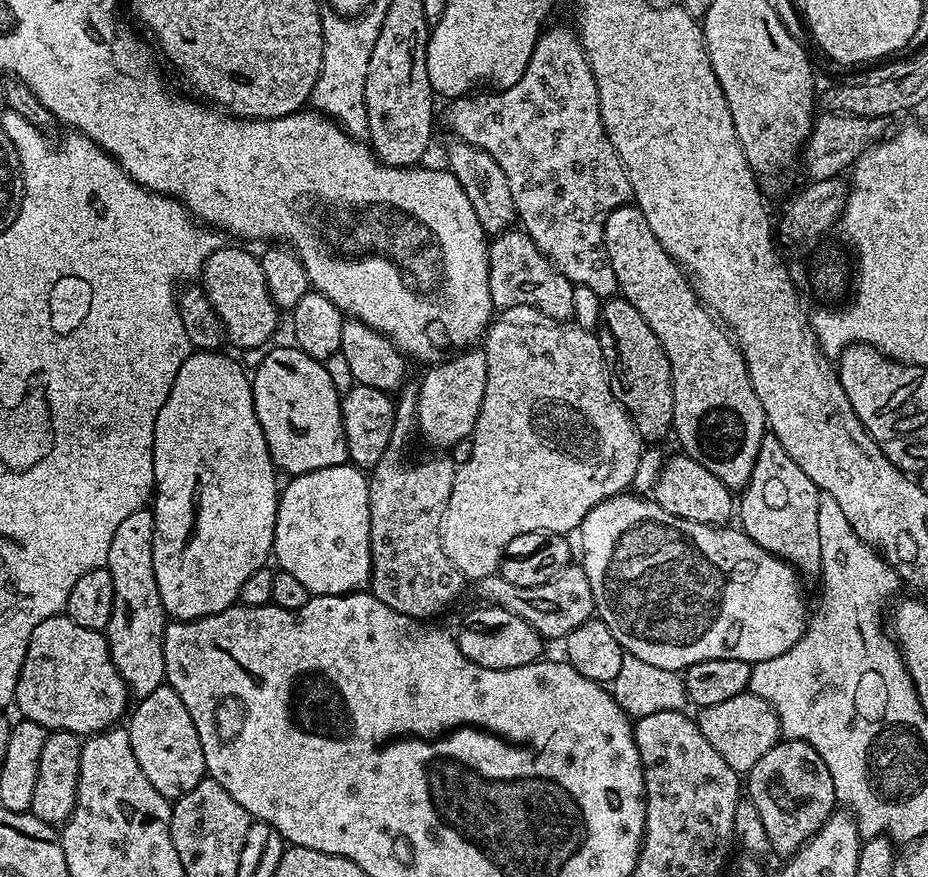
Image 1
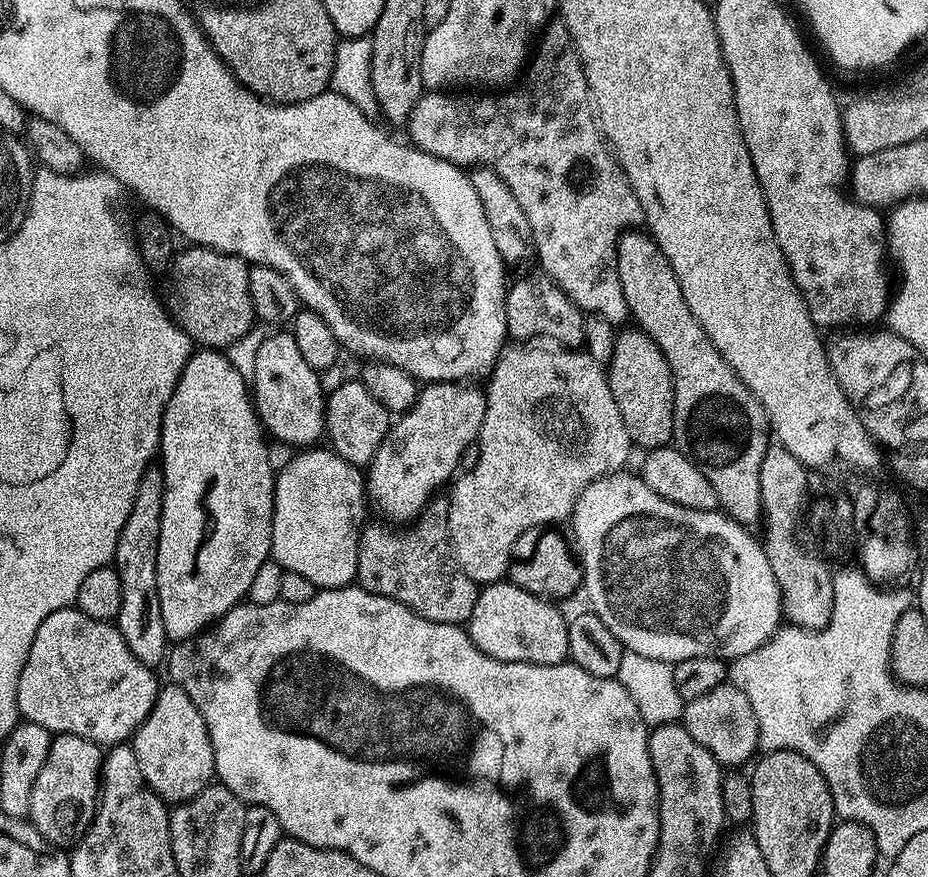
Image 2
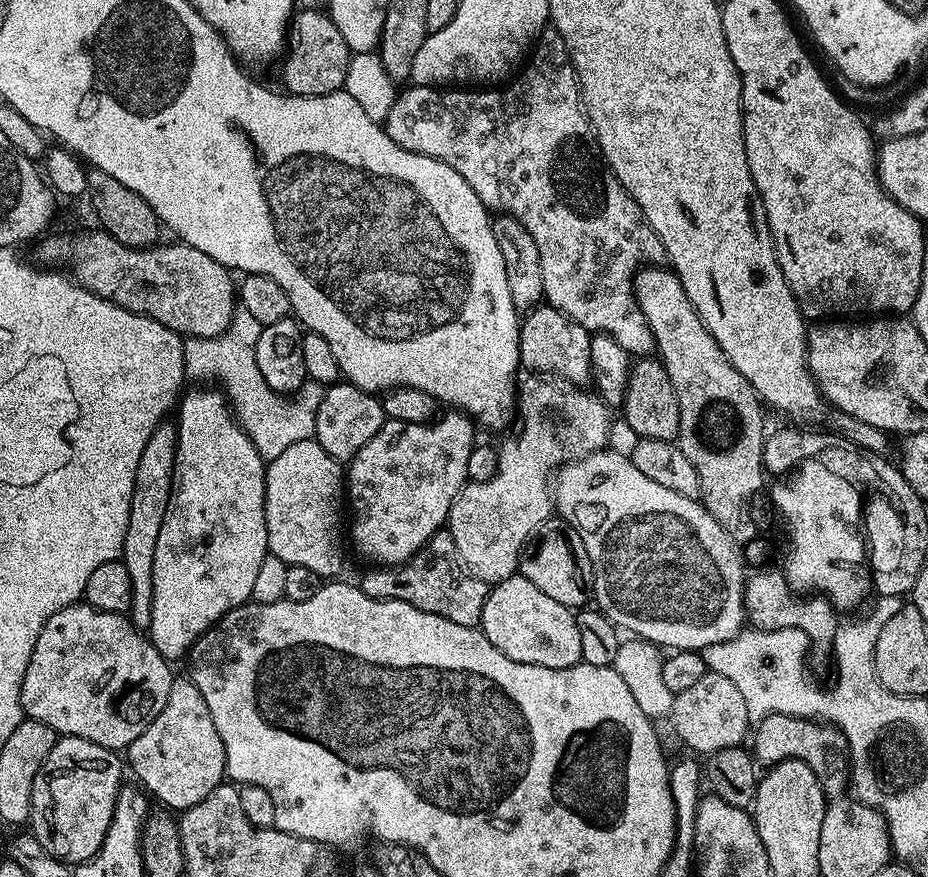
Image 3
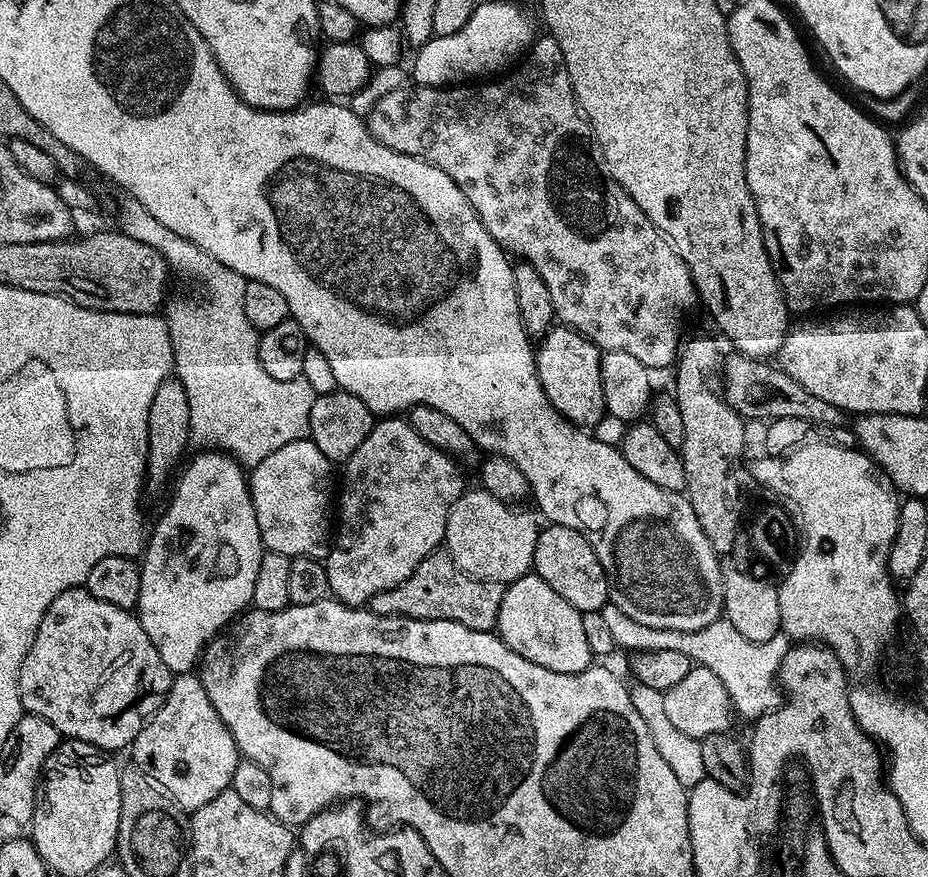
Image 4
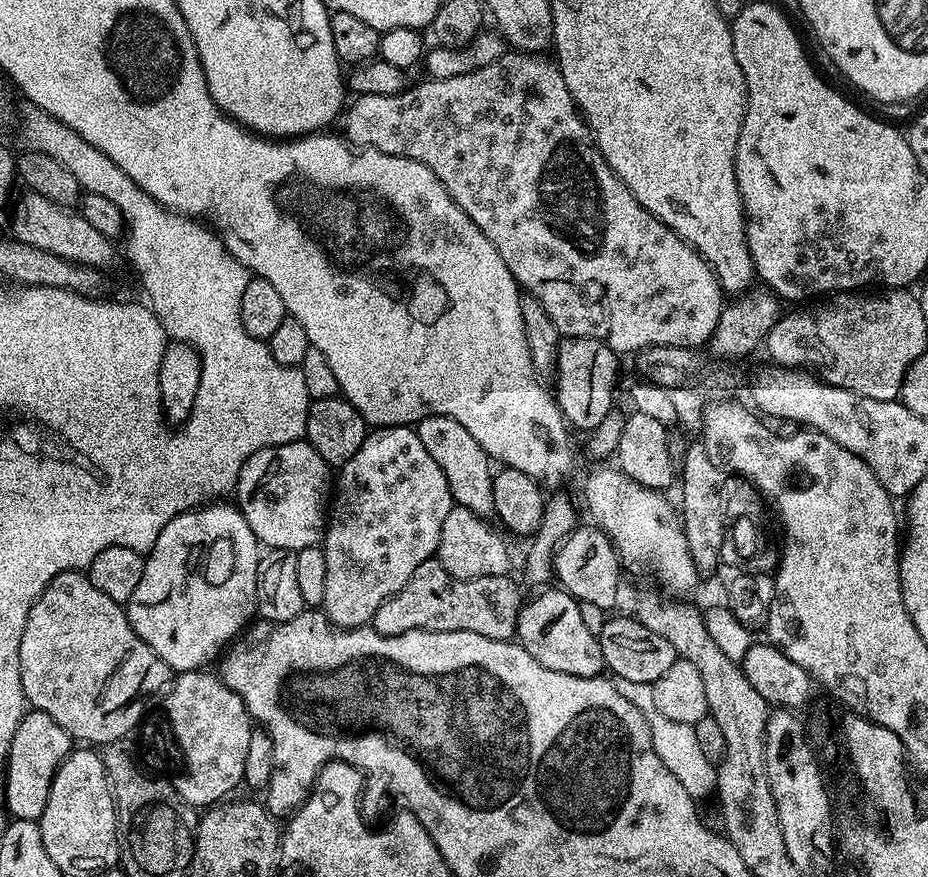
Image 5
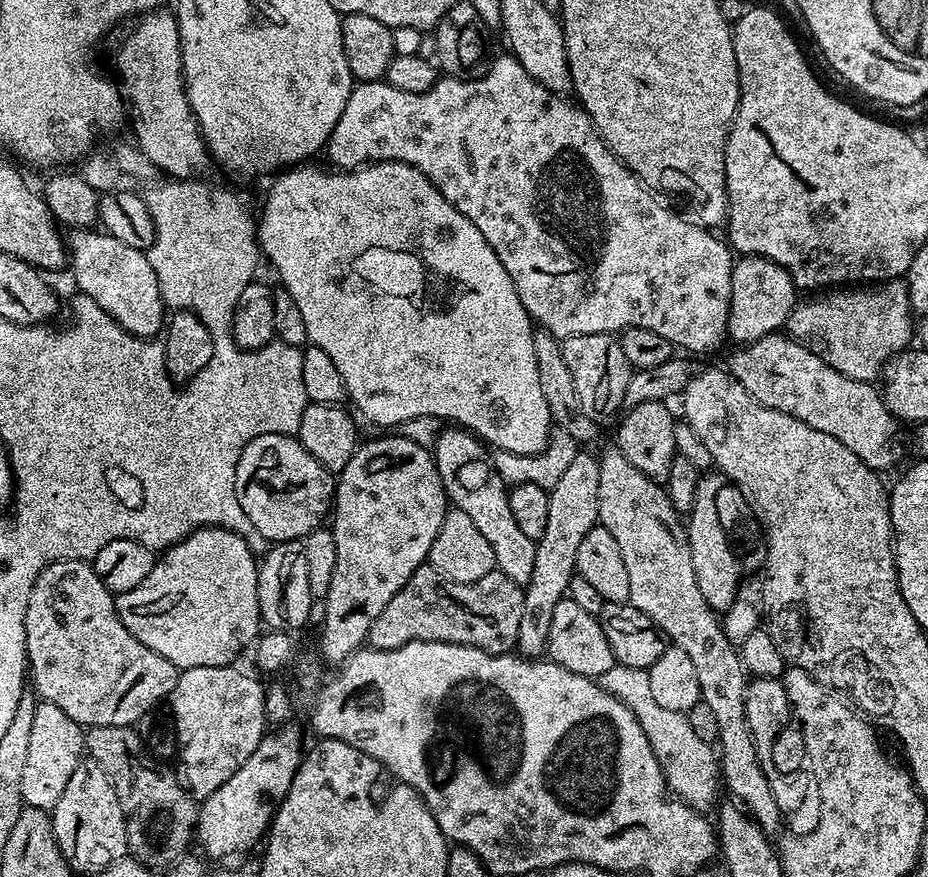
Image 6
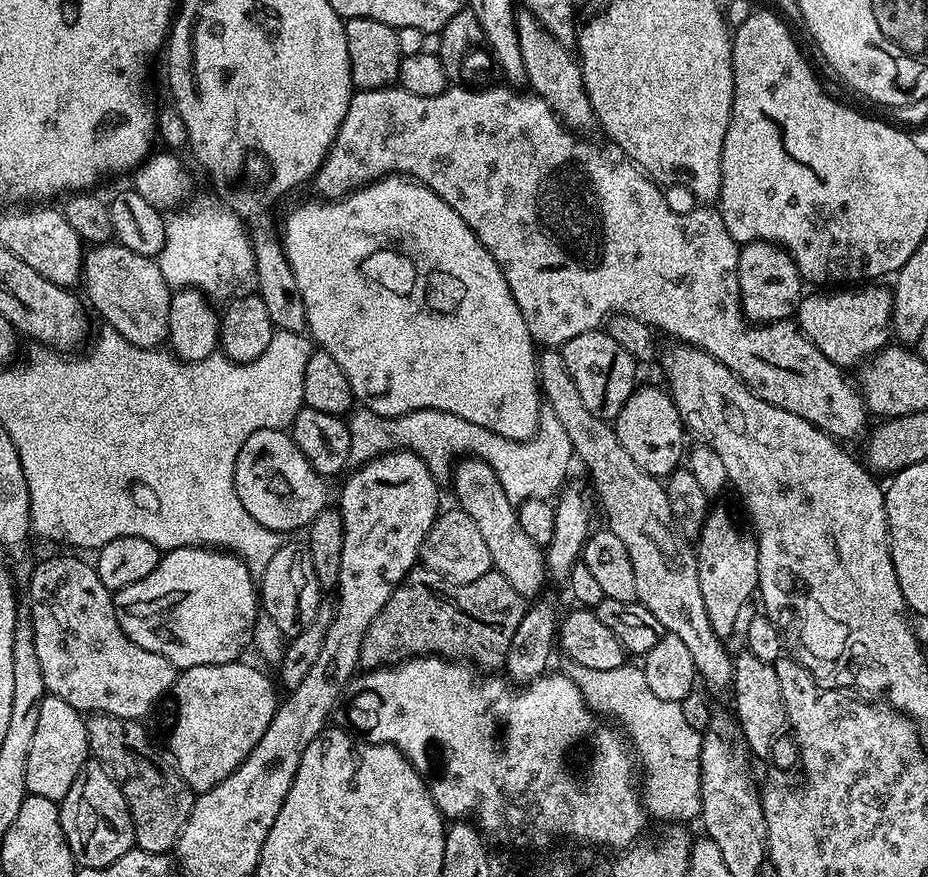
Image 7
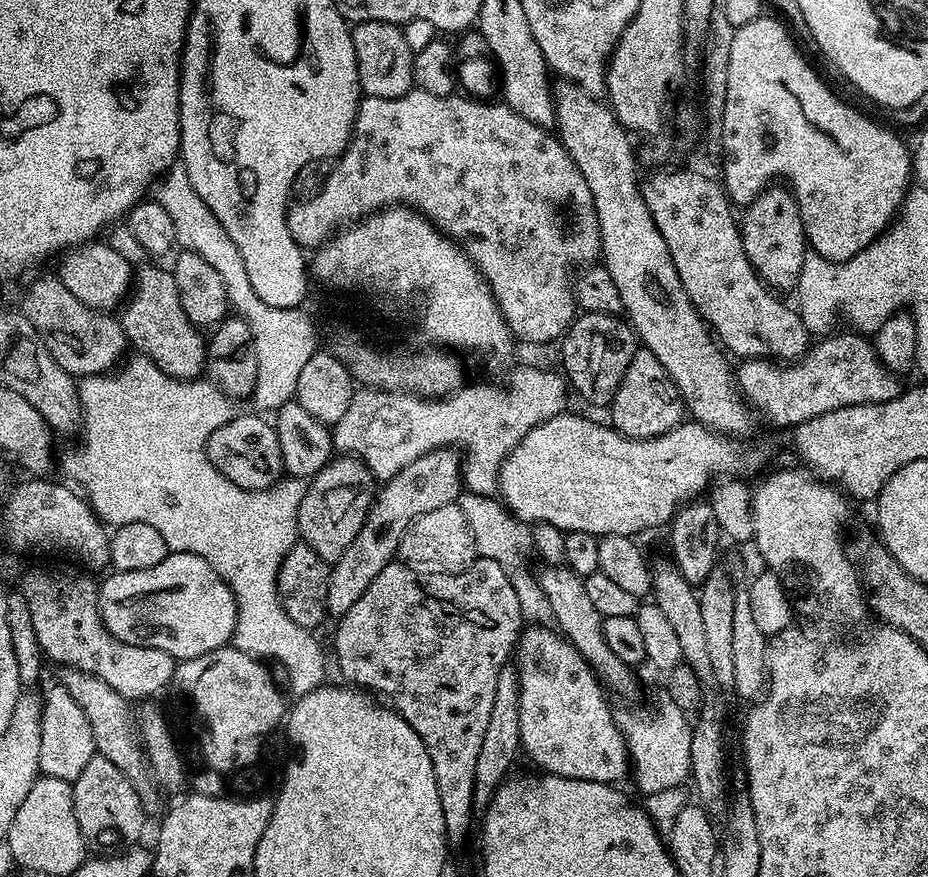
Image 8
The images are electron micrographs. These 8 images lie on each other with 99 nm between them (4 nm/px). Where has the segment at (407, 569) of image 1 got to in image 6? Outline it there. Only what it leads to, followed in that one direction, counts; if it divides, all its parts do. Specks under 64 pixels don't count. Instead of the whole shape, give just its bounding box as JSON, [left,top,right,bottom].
[367,562,524,654]

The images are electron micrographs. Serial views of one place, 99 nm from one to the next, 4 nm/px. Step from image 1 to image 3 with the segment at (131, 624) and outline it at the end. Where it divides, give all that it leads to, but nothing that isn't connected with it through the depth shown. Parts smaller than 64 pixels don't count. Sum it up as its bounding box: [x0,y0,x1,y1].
[120,422,176,630]

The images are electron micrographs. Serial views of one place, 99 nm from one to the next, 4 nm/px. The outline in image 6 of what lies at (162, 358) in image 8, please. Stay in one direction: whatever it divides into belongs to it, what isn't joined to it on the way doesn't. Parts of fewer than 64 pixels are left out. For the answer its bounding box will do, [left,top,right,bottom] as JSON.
[66,228,166,337]

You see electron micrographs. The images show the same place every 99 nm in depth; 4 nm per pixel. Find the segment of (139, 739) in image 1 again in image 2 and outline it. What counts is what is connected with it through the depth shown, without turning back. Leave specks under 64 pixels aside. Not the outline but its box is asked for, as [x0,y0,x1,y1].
[130,682,214,804]

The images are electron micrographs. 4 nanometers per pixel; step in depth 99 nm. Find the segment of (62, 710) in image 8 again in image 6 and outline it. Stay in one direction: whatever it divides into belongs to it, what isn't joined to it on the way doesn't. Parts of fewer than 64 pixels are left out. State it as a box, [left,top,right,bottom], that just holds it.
[21,702,85,810]

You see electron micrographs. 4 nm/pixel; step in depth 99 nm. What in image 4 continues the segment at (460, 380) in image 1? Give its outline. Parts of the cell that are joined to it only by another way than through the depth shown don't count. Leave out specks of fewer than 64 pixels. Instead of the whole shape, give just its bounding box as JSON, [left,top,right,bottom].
[328,418,466,606]

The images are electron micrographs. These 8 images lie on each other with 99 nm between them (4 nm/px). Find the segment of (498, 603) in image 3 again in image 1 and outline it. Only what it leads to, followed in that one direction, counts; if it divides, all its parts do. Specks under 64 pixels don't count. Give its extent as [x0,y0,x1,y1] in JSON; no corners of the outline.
[454,606,545,670]

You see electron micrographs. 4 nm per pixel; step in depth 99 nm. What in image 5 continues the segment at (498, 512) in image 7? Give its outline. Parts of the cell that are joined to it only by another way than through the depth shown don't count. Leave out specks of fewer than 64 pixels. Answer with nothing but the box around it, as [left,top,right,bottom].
[416,415,494,517]

